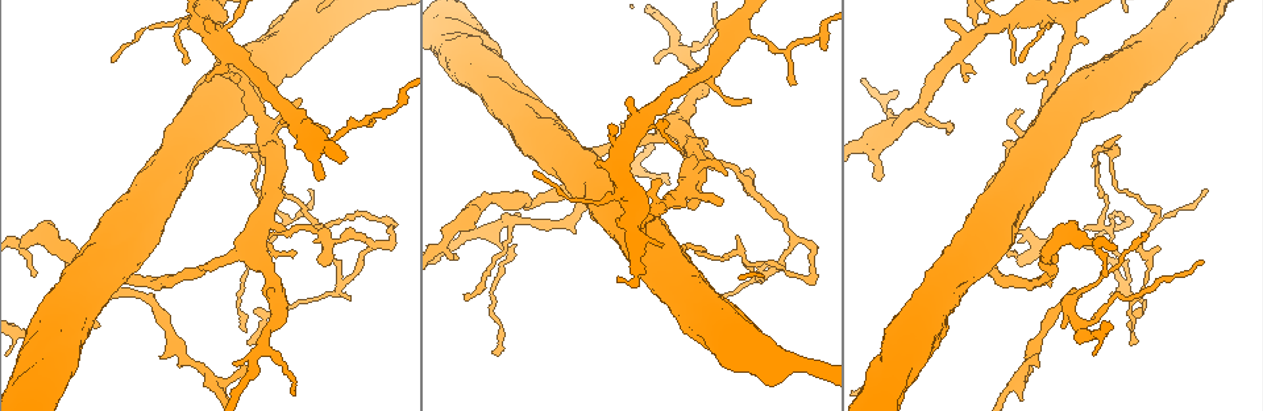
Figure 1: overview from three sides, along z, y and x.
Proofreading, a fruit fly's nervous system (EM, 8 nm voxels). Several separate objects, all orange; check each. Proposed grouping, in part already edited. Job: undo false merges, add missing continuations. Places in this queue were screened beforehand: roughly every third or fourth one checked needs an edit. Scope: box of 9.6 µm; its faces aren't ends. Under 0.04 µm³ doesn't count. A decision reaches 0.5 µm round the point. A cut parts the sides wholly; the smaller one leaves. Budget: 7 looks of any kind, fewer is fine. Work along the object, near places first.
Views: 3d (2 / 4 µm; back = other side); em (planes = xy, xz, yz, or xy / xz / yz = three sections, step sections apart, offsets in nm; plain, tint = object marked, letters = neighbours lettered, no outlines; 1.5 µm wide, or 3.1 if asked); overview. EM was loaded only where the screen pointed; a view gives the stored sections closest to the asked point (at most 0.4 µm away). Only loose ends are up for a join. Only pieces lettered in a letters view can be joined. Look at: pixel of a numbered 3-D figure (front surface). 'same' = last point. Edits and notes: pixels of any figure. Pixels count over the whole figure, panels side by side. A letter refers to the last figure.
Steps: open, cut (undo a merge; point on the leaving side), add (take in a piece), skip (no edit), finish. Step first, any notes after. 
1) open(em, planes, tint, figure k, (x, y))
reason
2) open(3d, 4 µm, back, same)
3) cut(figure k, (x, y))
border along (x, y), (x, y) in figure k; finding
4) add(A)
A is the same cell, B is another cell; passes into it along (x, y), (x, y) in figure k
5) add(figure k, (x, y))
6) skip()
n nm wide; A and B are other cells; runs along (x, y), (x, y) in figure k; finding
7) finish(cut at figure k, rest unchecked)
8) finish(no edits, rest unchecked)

open(3d, 2 µm, figure 1, (255, 147))
abrupt turn

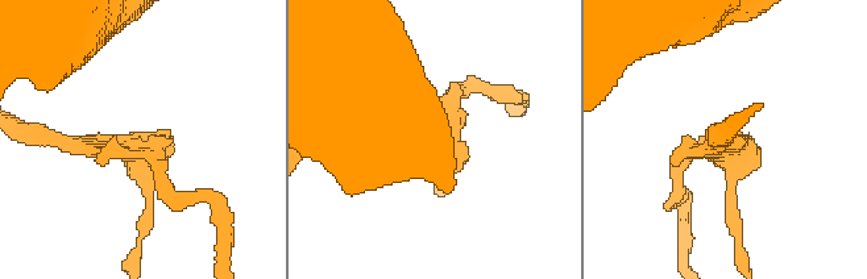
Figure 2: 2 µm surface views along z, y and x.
open(em, planes, letters, figure 2, (712, 150))

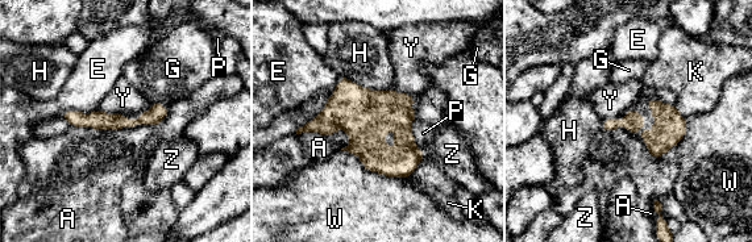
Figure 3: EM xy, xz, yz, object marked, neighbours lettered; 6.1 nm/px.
skip()
A, E, G, H, K, P, W, Y and Z are other cells; border along (390, 88), (415, 97) in figure 3; all the same neuron

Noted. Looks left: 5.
open(3d, 2 µm, figure 1, (250, 342))

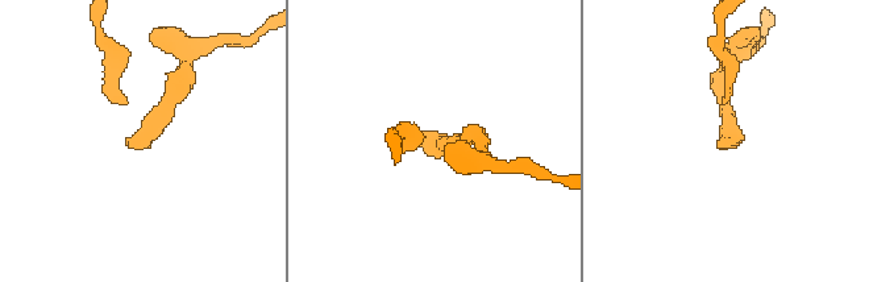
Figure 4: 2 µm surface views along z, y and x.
open(em, planes, letters, figure 4, (725, 146))
need the tissue

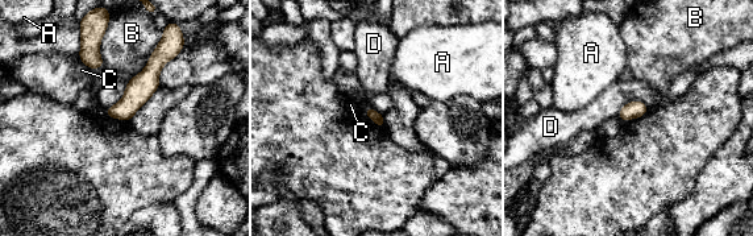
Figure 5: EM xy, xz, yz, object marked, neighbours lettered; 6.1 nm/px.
skip()
70 nm wide; A, B, C and D are other cells; border along (649, 108), (629, 100), (616, 115) in figure 5; no lettered piece goes on from it

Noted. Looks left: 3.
open(3d, 2 µm, figure 1, (498, 355))
tapers out

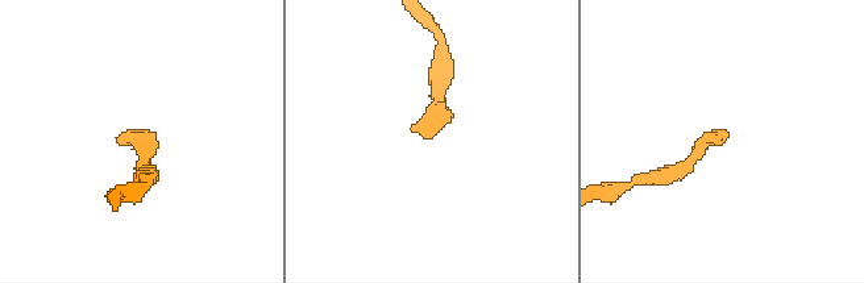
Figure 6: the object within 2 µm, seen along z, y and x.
open(em, planes, letters, figure 6, (424, 138))

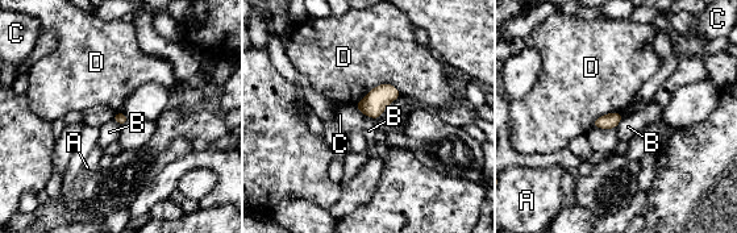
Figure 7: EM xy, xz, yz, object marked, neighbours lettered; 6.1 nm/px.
skip()
A, B, C and D are other cells; border along (363, 113), (375, 119) in figure 7; no lettered piece goes on from it

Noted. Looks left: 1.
finish(no edits, rest unchecked)

